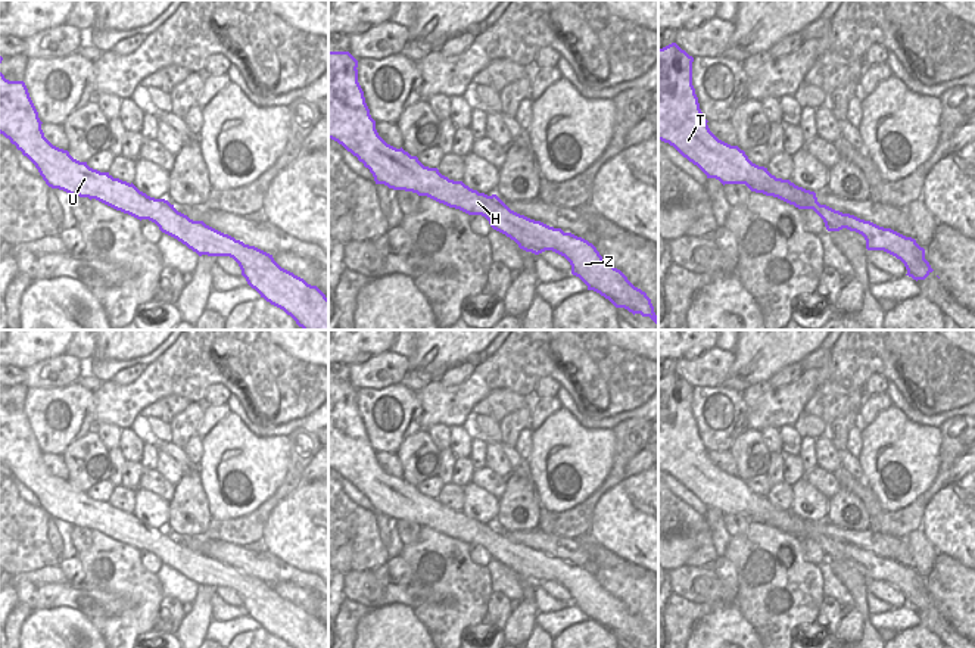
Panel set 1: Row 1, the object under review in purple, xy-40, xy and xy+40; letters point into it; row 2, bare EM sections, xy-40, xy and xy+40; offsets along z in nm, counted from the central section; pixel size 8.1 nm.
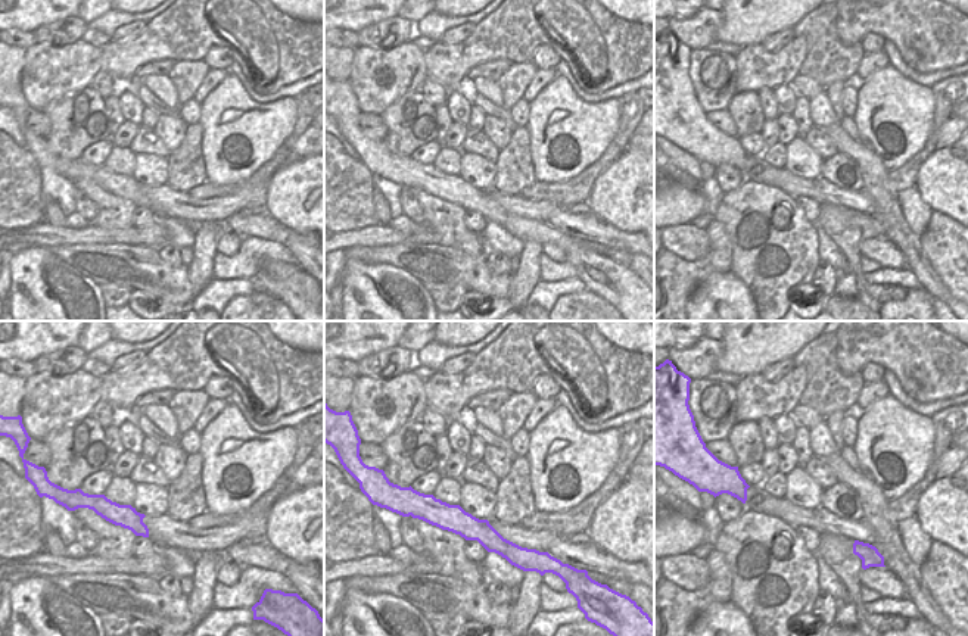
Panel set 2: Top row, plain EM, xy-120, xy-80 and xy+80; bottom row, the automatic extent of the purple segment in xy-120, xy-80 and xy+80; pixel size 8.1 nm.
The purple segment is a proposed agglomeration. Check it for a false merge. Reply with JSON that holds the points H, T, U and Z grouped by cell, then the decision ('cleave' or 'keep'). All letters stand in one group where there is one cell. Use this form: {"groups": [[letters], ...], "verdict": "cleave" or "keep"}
{"groups": [["H", "T", "U", "Z"]], "verdict": "keep"}

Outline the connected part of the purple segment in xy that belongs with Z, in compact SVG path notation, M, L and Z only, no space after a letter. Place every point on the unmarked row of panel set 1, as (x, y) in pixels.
M328 381L328 468L356 486L370 499L376 514L427 526L468 545L482 545L520 579L535 585L552 580L564 586L571 595L571 604L616 638L658 648L647 623L605 592L588 570L520 545L496 524L488 526L462 511L449 510L402 477L387 474L376 459L356 398L358 390L349 381Z

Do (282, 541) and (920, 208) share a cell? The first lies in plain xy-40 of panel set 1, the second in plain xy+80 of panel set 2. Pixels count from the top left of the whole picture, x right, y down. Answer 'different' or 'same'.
different

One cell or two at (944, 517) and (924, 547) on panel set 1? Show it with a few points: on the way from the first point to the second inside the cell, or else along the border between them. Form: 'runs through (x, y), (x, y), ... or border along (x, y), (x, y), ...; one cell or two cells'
border along (919, 529), (937, 553); two cells

